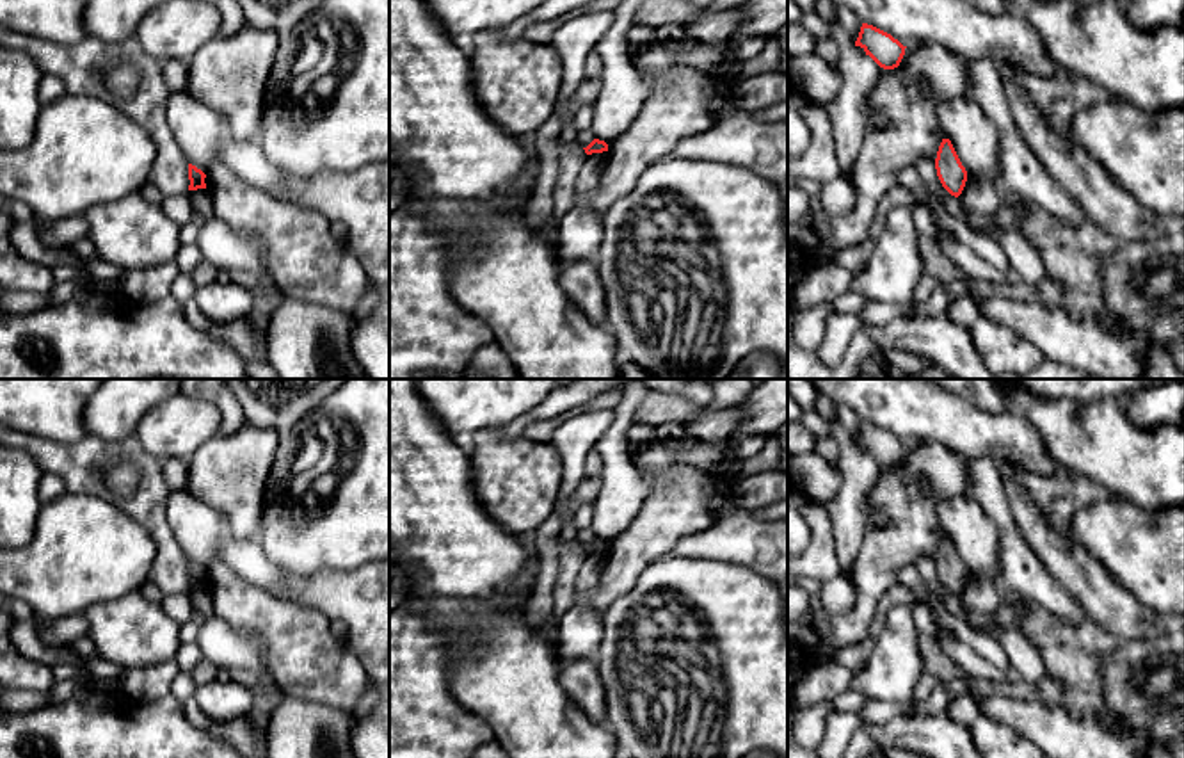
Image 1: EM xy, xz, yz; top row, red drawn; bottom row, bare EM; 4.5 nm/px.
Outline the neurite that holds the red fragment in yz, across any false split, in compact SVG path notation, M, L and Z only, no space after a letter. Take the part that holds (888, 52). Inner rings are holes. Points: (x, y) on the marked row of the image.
M862 23L855 46L860 46L884 69L898 68L907 48L891 34L868 23Z

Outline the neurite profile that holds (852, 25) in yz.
M837 7L836 9L836 20L843 25L844 32L848 34L850 41L855 44L862 21L846 7Z

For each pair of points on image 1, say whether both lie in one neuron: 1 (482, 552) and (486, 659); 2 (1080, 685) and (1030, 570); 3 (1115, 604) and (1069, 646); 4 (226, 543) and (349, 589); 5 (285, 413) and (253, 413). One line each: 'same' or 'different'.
1: same
2: different
3: different
4: same
5: same

